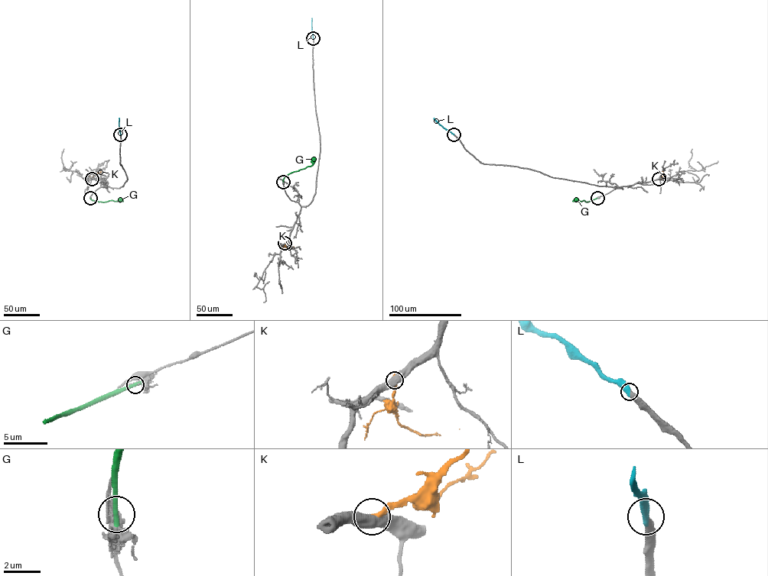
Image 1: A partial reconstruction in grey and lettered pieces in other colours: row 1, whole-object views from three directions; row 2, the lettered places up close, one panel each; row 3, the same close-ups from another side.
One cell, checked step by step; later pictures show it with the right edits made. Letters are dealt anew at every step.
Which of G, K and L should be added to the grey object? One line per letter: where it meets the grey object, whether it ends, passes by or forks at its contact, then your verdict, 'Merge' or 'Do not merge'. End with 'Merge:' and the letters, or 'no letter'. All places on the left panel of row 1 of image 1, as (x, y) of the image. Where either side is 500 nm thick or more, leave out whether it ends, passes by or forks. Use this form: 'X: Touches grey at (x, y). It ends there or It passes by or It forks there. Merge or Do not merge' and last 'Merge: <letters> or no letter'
G: Touches grey at (90, 198). It ends there. Do not merge
K: Touches grey at (92, 179). Do not merge
L: Touches grey at (120, 134). It ends there. Merge
Merge: L

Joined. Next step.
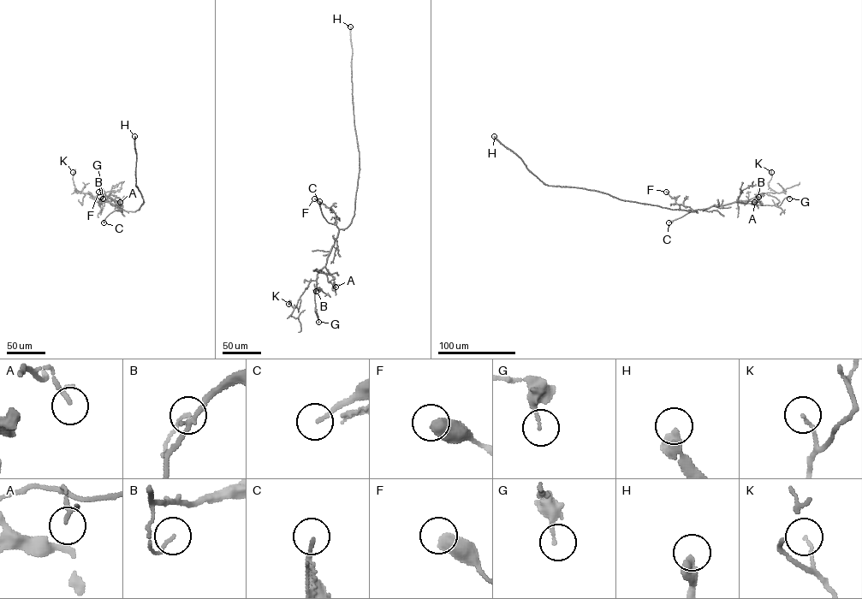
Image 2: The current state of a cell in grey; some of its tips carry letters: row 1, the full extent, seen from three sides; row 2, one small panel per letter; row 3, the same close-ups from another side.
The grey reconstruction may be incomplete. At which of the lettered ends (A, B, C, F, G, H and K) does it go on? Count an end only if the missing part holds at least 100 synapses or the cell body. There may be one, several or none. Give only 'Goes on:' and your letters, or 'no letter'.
Goes on: C, H

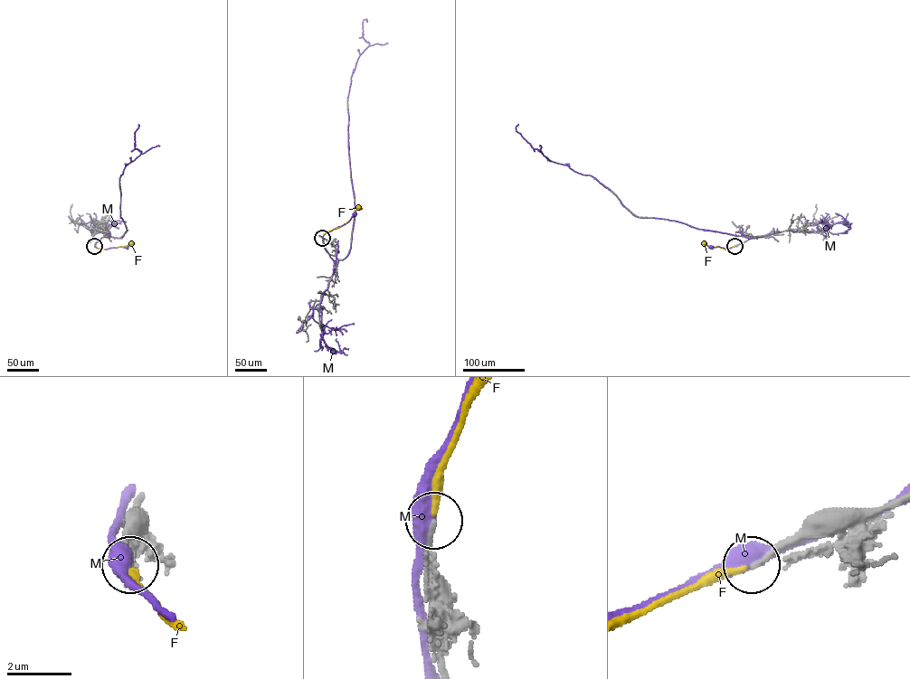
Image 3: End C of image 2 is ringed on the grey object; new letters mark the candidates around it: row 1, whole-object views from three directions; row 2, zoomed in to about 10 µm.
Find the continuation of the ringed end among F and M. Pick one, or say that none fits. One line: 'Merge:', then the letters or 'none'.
Merge: F

